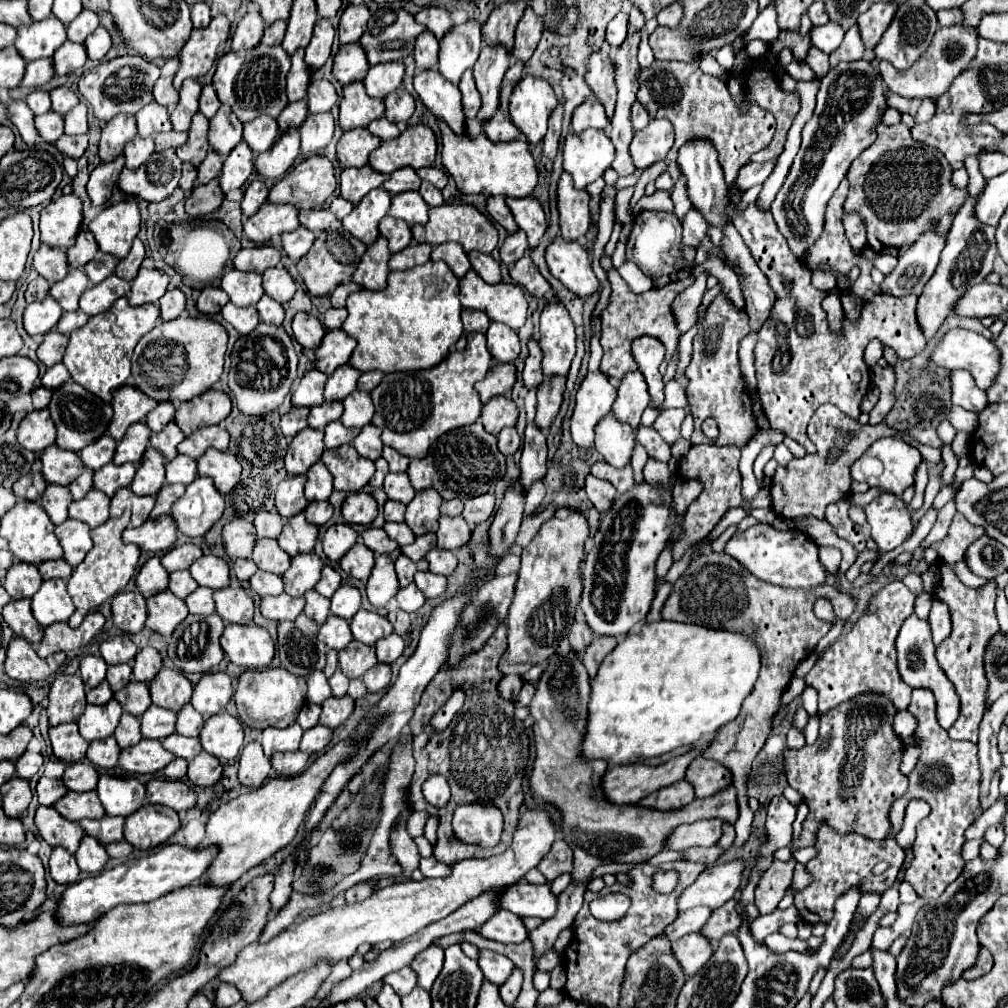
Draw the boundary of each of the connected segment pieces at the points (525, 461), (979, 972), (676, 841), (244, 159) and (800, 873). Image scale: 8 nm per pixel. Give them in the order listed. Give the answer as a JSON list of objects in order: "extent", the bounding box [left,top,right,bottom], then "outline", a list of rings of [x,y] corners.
[{"extent":[521,421,547,489],"outline":[[[527,421],[521,455],[521,485],[529,489],[535,479],[543,479],[545,471],[547,471],[545,433],[533,421]]]},{"extent":[962,949,994,980],"outline":[[[987,949],[979,951],[979,961],[975,965],[962,973],[962,978],[966,980],[973,980],[987,974],[993,967],[994,961],[991,953]]]},{"extent":[665,819,721,851],"outline":[[[703,819],[691,825],[673,829],[673,835],[665,841],[665,849],[685,851],[689,847],[711,847],[721,839],[721,819]]]},{"extent":[219,141,253,193],"outline":[[[241,141],[225,159],[223,173],[219,177],[223,193],[231,189],[241,189],[247,181],[247,177],[253,171],[253,153],[245,141]]]},{"extent":[790,862,812,893],"outline":[[[799,862],[796,863],[795,869],[796,875],[793,875],[793,881],[790,888],[795,893],[798,893],[801,889],[804,889],[807,885],[809,885],[809,883],[811,883],[812,877],[806,870],[805,865],[802,865]]]}]

